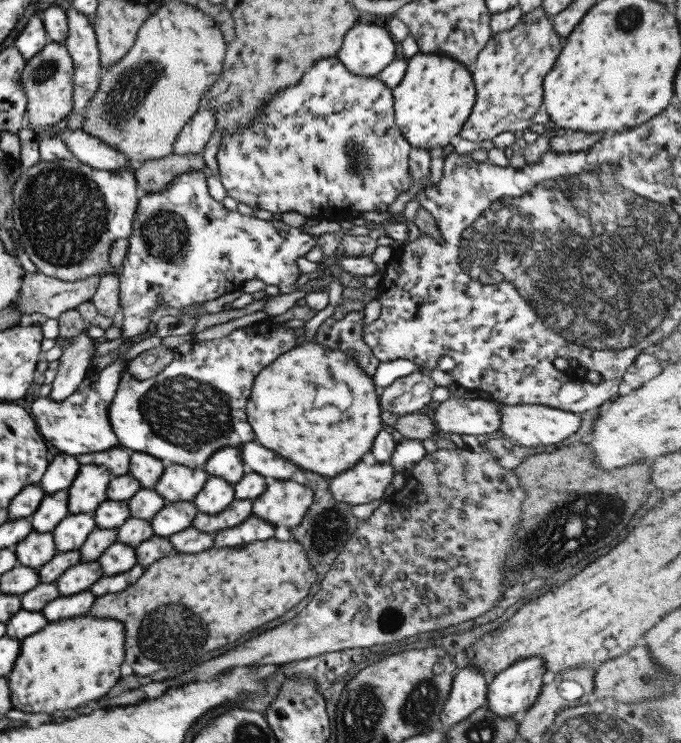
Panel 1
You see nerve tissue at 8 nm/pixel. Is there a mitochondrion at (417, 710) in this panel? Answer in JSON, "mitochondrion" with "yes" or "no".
{"mitochondrion":"yes"}

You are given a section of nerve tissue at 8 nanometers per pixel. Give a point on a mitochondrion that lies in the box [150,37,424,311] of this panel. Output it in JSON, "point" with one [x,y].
{"point":[358,154]}

